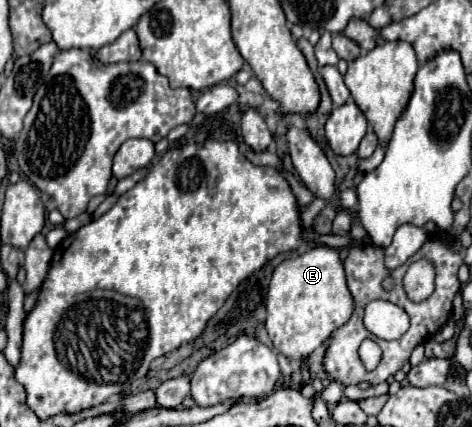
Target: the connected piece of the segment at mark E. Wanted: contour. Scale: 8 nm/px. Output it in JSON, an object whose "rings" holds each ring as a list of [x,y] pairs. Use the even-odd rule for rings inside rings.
{"rings":[[[316,245],[302,255],[284,259],[274,269],[266,299],[266,331],[278,356],[287,357],[286,364],[300,366],[302,359],[316,351],[332,335],[332,331],[350,319],[352,309],[354,301],[346,287],[344,265],[338,251]]]}

